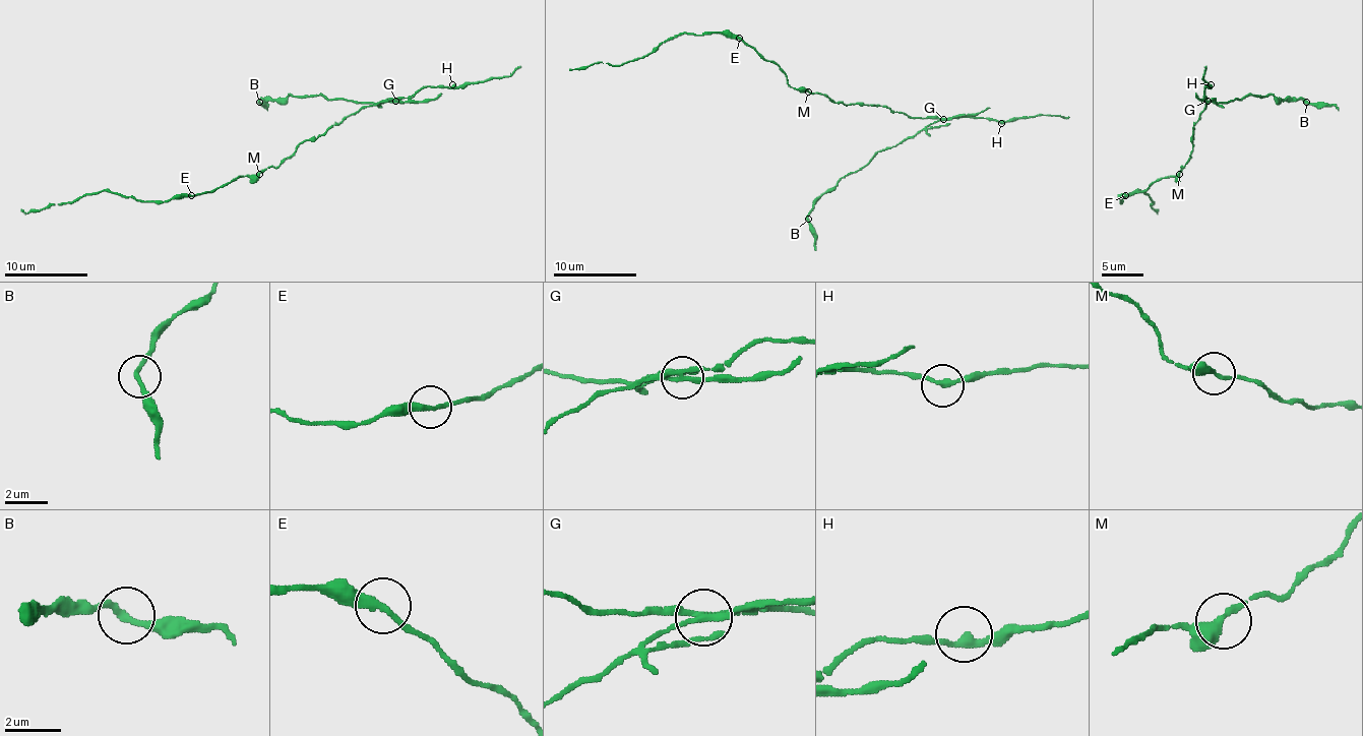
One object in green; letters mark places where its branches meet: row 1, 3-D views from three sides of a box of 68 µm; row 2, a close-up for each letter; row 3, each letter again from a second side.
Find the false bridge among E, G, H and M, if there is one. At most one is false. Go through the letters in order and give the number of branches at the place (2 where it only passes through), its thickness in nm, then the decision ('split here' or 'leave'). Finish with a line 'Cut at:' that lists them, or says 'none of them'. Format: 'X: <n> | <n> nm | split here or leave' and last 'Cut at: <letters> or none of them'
E: 2 | 300 nm | leave
G: 4 | 200 nm | split here
H: 2 | 260 nm | leave
M: 3 | 280 nm | leave
Cut at: G

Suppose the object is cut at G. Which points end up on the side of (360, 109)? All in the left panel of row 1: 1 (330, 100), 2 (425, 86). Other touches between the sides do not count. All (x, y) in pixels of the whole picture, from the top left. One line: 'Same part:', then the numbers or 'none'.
Same part: 2

